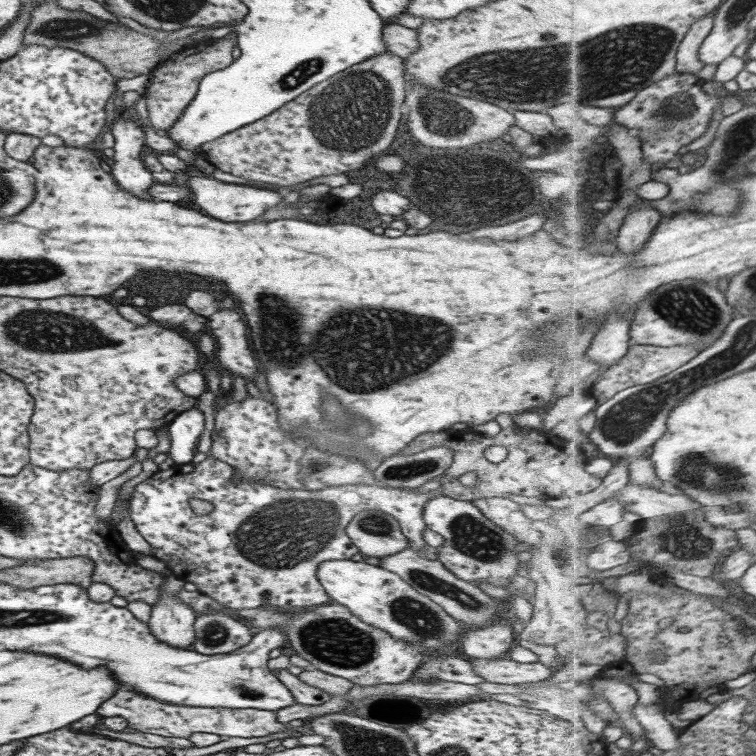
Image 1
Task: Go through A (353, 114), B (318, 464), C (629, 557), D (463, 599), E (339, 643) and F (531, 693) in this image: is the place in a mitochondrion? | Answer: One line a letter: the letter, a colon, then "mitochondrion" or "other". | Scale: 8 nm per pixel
A: mitochondrion
B: mitochondrion
C: other
D: mitochondrion
E: mitochondrion
F: other

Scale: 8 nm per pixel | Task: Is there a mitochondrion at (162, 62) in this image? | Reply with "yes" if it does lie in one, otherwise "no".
no

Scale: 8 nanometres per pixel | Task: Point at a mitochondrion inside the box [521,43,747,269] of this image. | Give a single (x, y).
(681, 106)

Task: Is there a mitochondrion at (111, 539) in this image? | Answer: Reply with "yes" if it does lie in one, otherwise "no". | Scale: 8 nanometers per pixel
no

